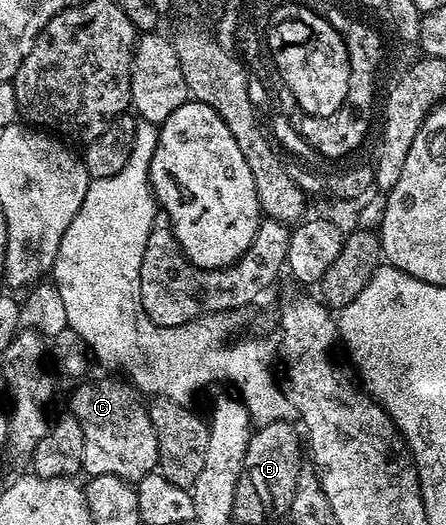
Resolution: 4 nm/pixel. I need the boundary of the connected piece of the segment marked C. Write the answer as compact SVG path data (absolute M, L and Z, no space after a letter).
M101 379L98 383L89 383L90 381L82 382L73 391L73 396L70 397L69 403L71 406L71 414L79 421L80 428L83 429L83 471L86 476L92 477L94 475L114 475L126 481L136 481L150 474L156 468L157 454L159 453L159 445L155 441L155 429L151 425L151 417L147 410L146 404L141 404L142 400L139 398L138 392L134 390L128 382L120 383L117 379Z

